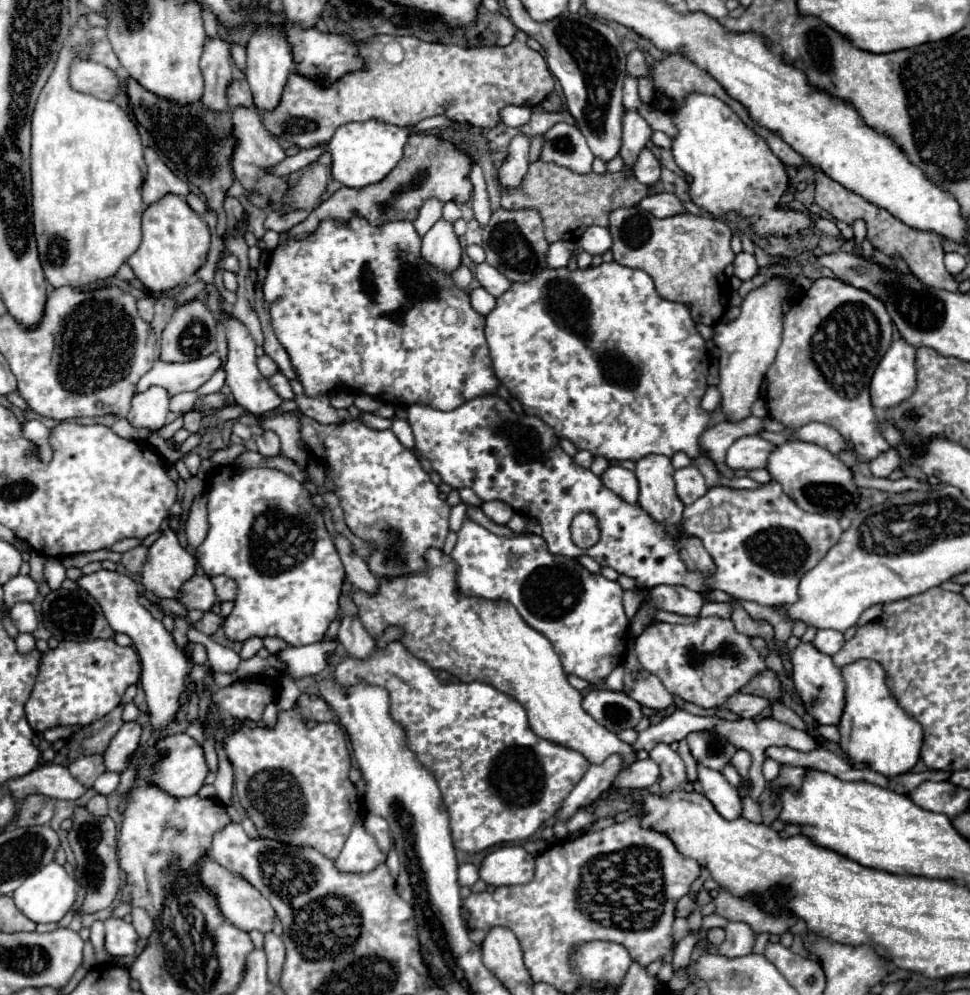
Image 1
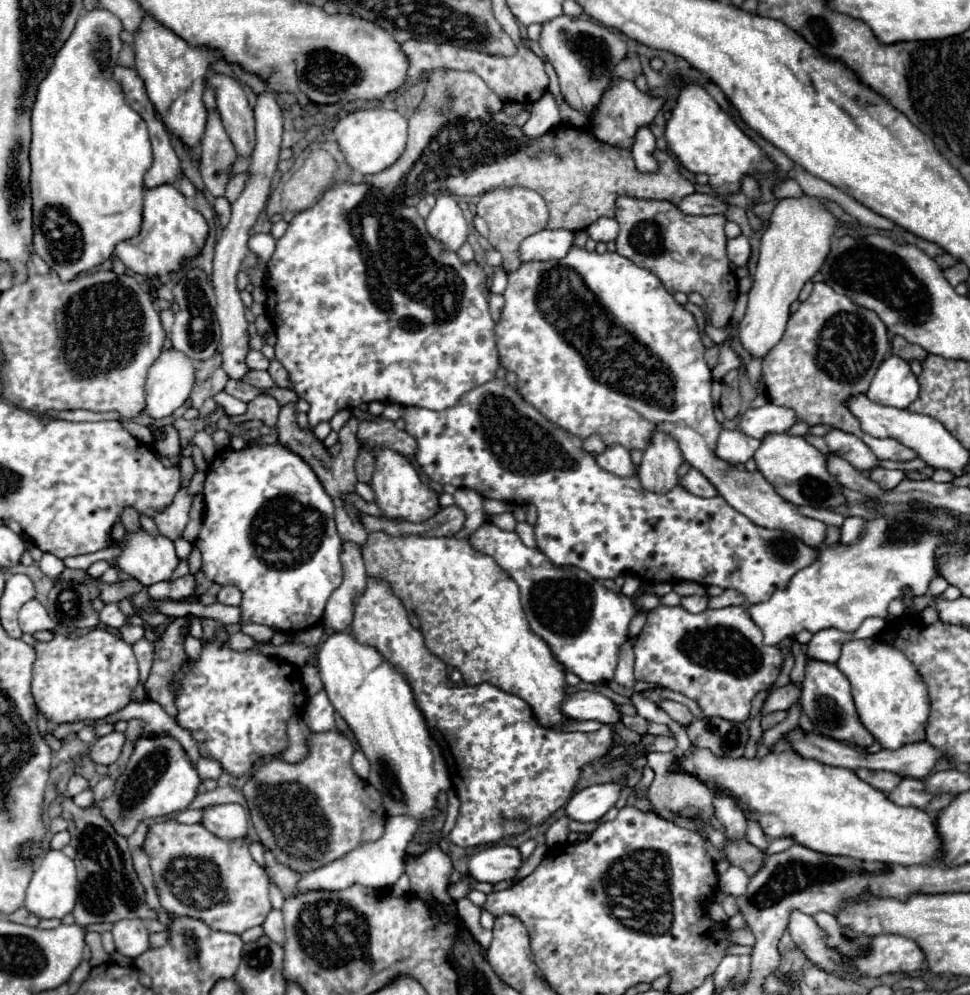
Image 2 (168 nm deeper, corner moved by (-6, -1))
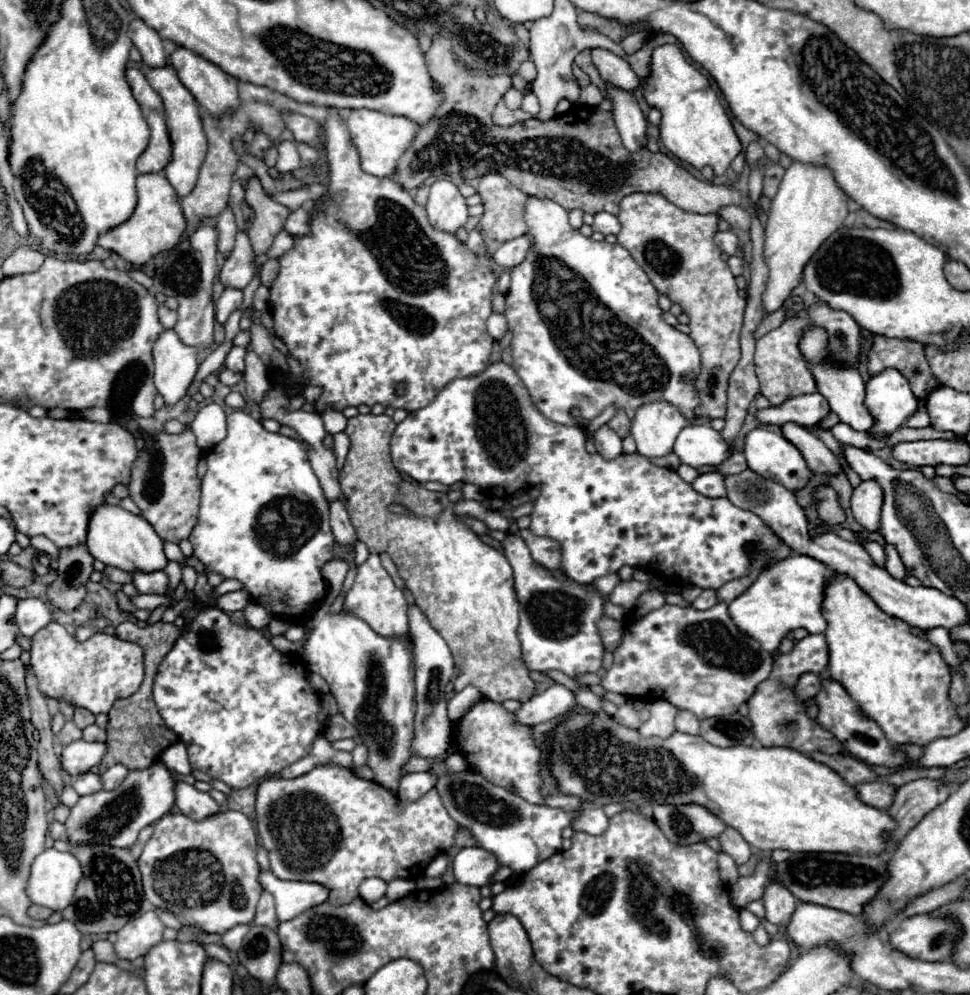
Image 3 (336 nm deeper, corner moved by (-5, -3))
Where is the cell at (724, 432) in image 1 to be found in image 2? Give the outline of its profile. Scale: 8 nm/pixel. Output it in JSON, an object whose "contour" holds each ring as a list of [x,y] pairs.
{"contour":[[[766,402],[762,408],[746,410],[746,414],[740,420],[740,432],[760,440],[772,432],[786,432],[796,422],[796,414],[792,414],[792,410],[788,410],[786,406]]]}

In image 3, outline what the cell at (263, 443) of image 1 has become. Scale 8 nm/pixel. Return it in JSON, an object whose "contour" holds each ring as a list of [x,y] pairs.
{"contour":[[[247,346],[243,376],[245,376],[245,386],[247,386],[247,400],[259,406],[265,400],[267,392],[271,390],[271,382],[269,382],[265,364],[259,360],[259,356],[255,356],[255,352],[251,352],[249,346]]]}

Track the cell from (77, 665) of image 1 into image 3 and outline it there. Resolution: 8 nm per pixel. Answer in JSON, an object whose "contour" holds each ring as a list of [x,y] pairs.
{"contour":[[[49,622],[31,638],[31,668],[43,696],[101,714],[109,712],[117,700],[139,690],[143,682],[143,650],[105,632],[97,632],[97,636],[93,634],[85,642],[75,642],[61,624]]]}

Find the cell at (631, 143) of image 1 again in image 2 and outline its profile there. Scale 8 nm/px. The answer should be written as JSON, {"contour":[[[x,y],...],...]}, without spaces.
{"contour":[[[616,80],[616,84],[612,84],[600,100],[600,106],[594,110],[590,124],[592,124],[592,132],[598,140],[612,144],[612,146],[622,146],[622,148],[630,148],[634,142],[634,134],[640,126],[648,126],[654,116],[658,114],[658,110],[662,108],[662,100],[660,98],[652,98],[644,92],[640,92],[636,88],[636,84],[632,80]]]}

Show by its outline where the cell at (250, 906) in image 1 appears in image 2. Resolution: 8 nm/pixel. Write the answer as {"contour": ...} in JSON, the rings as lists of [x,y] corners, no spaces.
{"contour":[[[162,820],[154,822],[148,828],[142,848],[150,856],[154,888],[158,892],[162,908],[168,914],[198,918],[212,930],[242,934],[252,926],[260,926],[272,908],[268,898],[268,884],[270,884],[268,874],[252,860],[248,846],[250,846],[248,838],[236,842],[224,842],[222,838],[216,838],[212,832],[208,832],[202,824],[180,824],[176,820]]]}

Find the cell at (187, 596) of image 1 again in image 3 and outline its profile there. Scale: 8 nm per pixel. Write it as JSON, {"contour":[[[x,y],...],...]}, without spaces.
{"contour":[[[135,572],[133,584],[141,594],[167,594],[169,592],[169,576],[165,572]]]}

